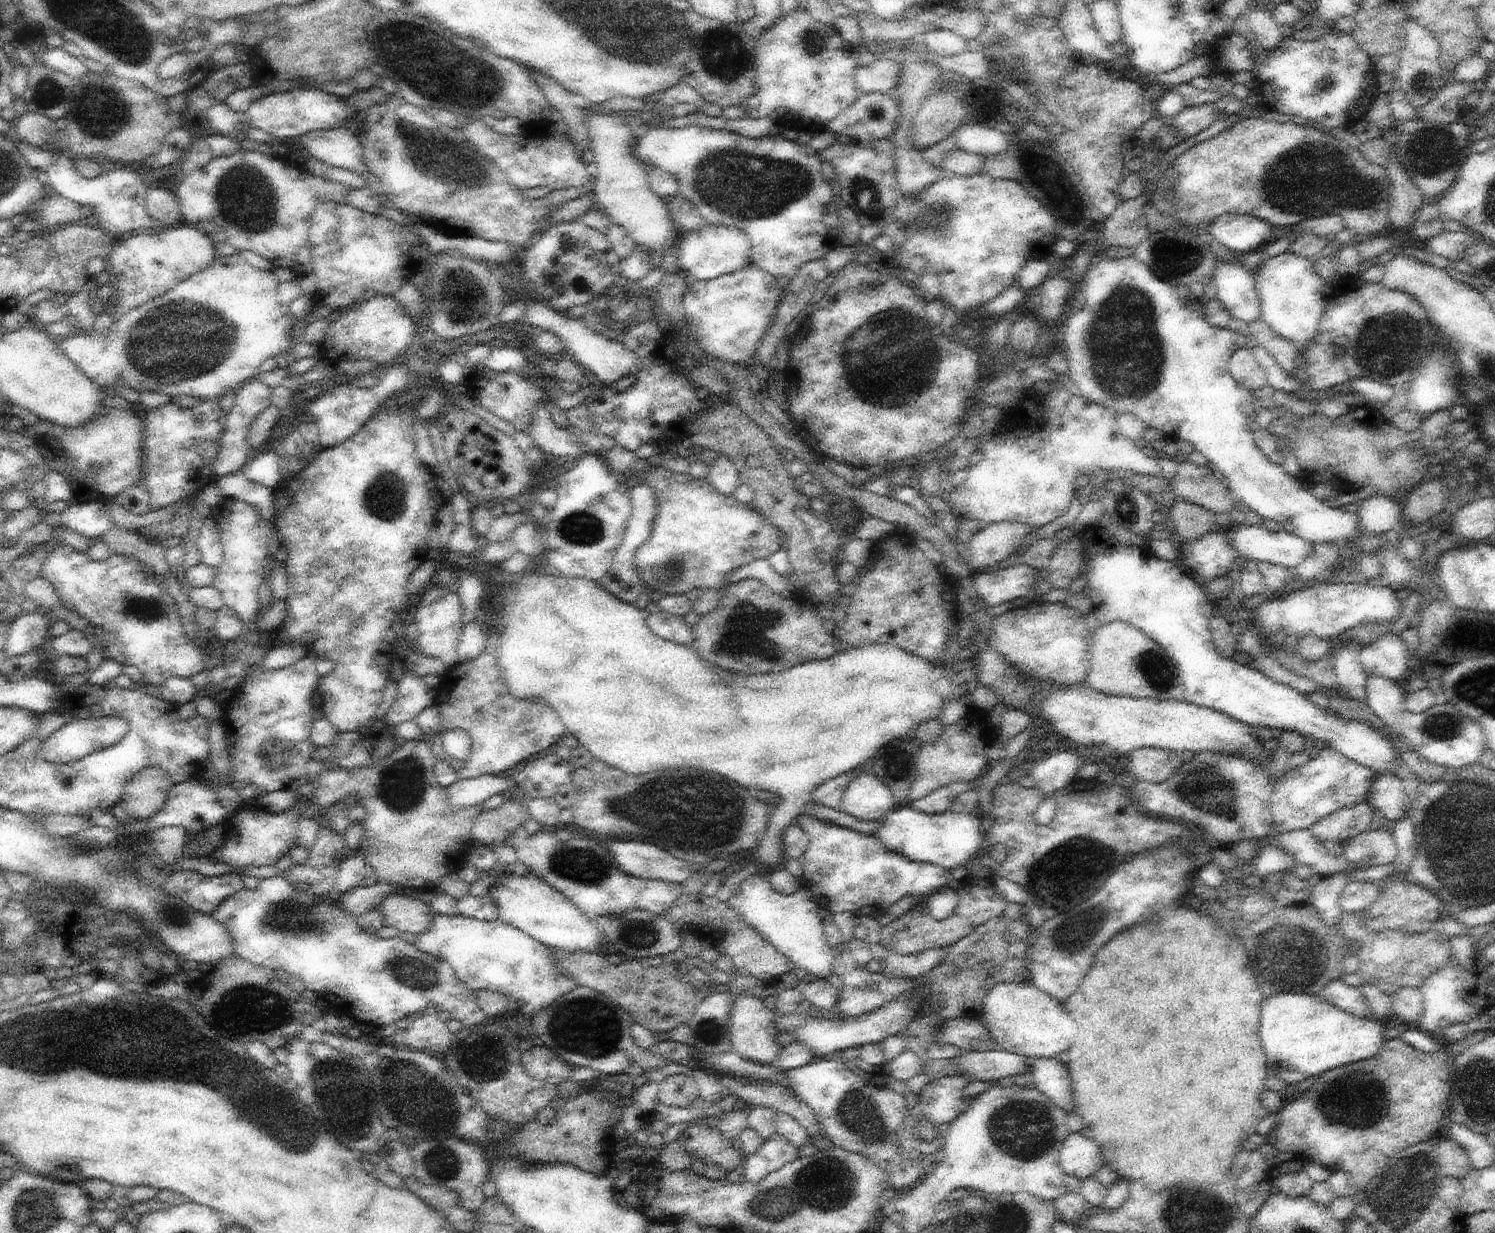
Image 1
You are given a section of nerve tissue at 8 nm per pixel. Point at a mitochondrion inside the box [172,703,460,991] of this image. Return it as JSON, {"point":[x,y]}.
{"point":[403,783]}

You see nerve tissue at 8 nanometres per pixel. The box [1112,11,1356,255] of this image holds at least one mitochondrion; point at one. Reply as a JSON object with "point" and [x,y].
{"point":[1325,83]}

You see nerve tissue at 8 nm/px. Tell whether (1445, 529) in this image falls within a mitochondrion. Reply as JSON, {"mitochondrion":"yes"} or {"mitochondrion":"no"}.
{"mitochondrion":"no"}

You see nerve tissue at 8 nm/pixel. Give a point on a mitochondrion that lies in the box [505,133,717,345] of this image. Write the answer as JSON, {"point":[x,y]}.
{"point":[606,317]}

